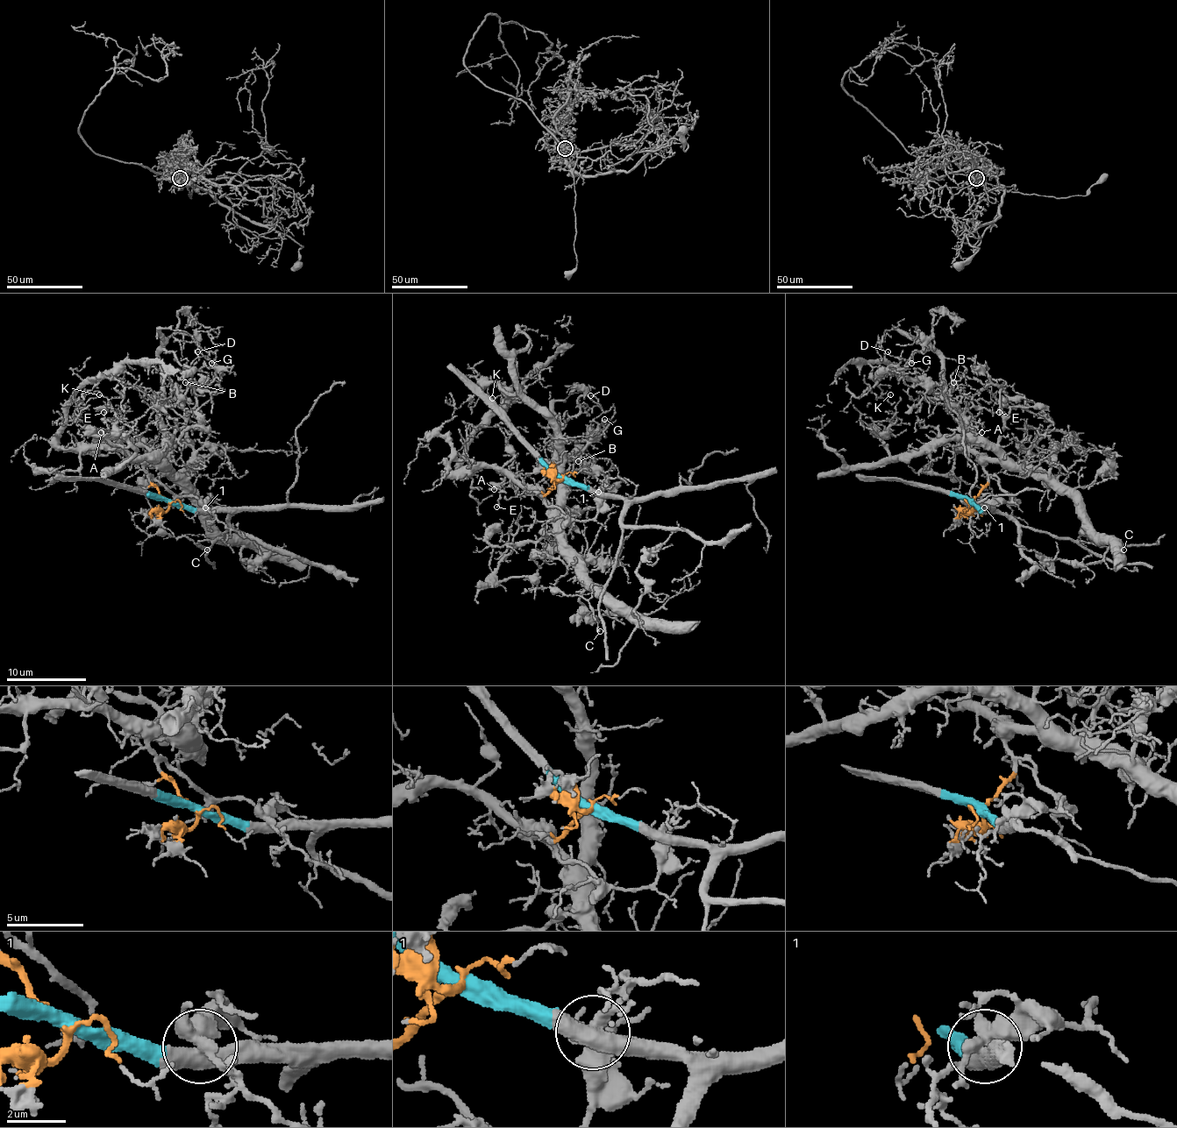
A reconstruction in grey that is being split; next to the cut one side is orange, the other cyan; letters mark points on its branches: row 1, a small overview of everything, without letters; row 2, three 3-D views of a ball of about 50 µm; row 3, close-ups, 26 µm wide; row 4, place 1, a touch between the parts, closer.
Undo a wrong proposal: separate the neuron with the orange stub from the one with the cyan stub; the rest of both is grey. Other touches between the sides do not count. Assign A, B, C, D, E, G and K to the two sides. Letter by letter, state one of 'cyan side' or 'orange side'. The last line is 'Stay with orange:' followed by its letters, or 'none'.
A: orange side
B: orange side
C: cyan side
D: orange side
E: orange side
G: orange side
K: orange side
Stay with orange: A, B, D, E, G, K

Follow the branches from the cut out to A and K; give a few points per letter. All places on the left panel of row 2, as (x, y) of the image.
A: (169, 501), (151, 481), (149, 473), (139, 461), (132, 461), (121, 450), (109, 443), (101, 431)
K: (169, 501), (143, 465), (113, 447), (59, 443), (65, 407), (110, 373), (123, 389), (118, 397), (98, 395)

